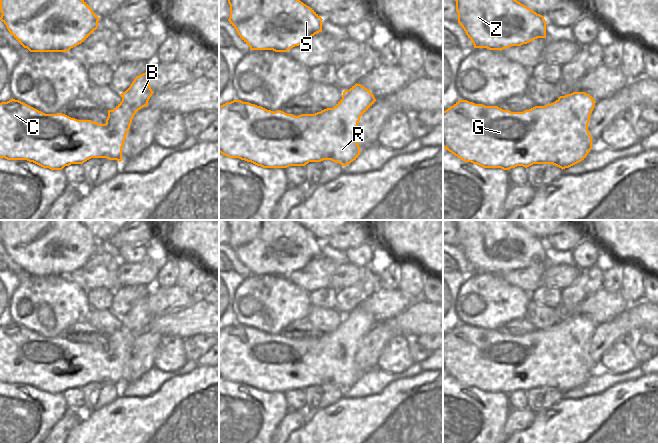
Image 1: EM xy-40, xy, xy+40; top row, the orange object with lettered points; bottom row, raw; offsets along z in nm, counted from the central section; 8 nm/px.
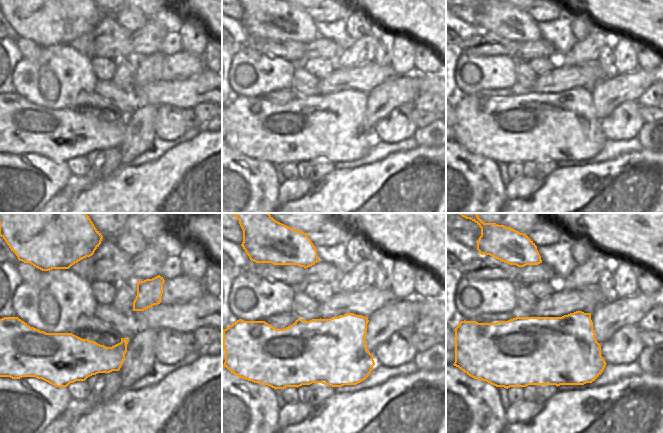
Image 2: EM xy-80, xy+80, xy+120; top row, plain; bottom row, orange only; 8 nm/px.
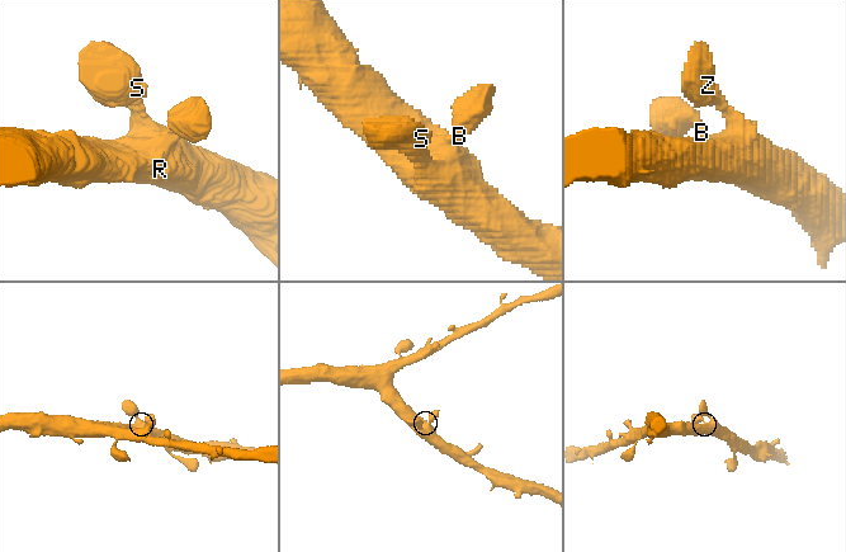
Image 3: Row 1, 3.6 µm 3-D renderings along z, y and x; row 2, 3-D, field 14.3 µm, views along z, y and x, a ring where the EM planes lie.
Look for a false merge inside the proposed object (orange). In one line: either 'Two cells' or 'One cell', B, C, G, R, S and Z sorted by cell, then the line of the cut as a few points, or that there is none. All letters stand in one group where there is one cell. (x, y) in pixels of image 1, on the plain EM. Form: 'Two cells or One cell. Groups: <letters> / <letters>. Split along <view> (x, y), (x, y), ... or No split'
One cell. Groups: B C G R S Z. No split

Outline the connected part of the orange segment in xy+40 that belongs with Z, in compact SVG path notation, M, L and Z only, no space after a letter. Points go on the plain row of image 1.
M453 220L456 225L458 247L474 272L503 274L521 270L537 262L546 262L546 245L512 220Z

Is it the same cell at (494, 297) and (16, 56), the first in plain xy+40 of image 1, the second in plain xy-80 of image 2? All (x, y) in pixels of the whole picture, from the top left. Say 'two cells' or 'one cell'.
two cells

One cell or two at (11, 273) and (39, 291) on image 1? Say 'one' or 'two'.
two

